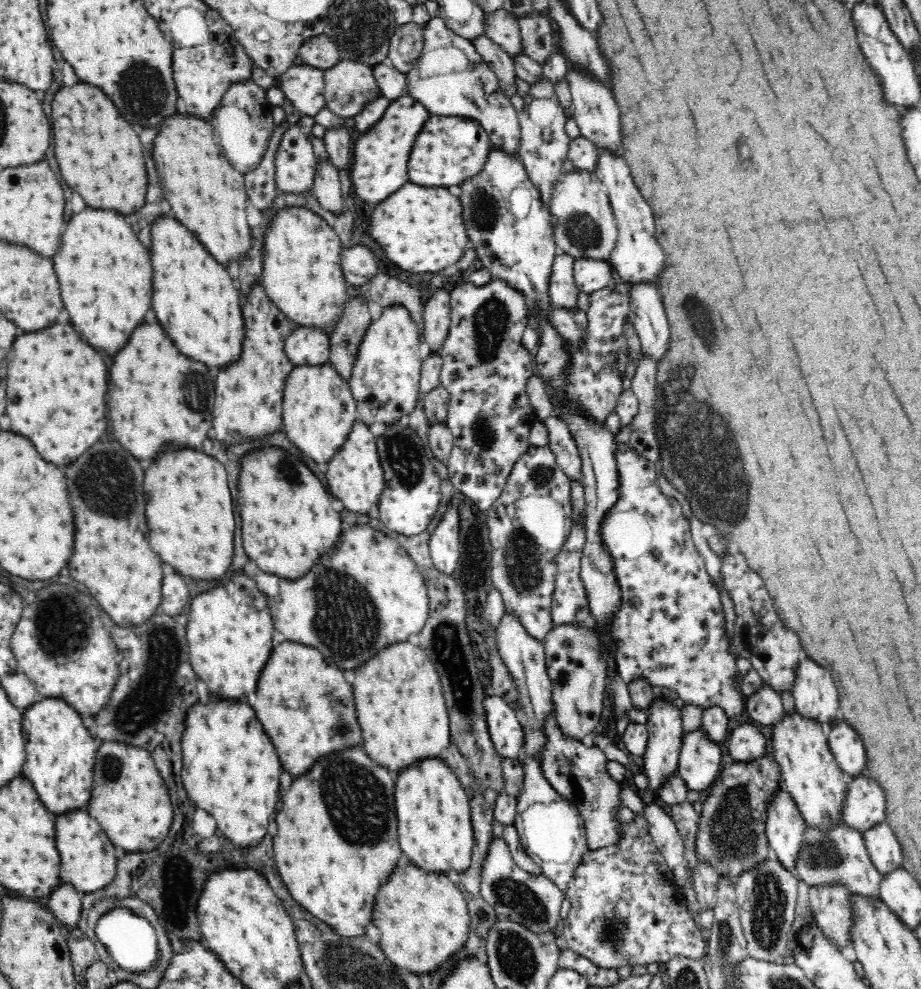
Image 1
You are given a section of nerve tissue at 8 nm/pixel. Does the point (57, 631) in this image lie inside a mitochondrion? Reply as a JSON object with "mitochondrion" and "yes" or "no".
{"mitochondrion":"yes"}

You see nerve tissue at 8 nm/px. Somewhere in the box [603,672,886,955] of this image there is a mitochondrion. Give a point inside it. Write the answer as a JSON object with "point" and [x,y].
{"point":[731,829]}

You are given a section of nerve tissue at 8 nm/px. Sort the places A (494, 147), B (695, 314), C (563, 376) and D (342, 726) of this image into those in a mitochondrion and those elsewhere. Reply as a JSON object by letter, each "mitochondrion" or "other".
{"A":"other","B":"mitochondrion","C":"other","D":"mitochondrion"}

